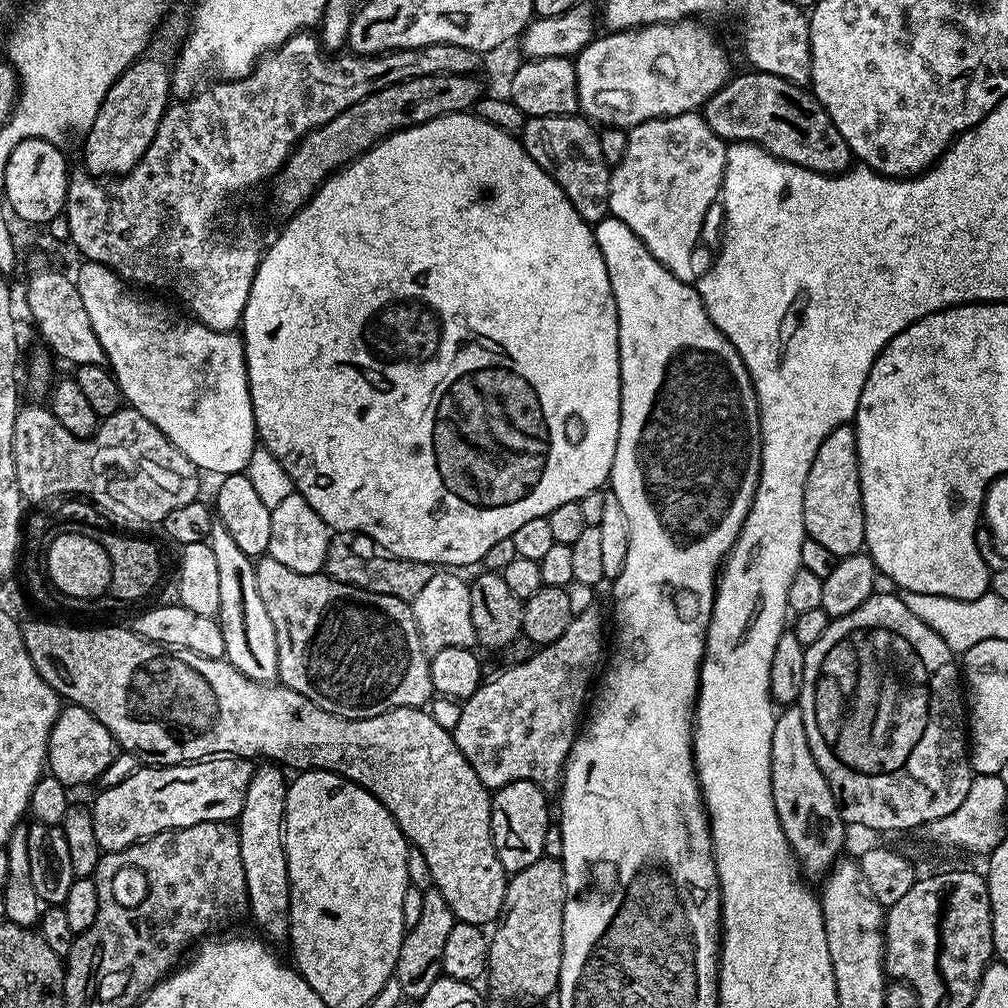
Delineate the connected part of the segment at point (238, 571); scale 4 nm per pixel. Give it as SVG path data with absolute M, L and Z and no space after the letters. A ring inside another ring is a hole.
M218 522L213 523L206 541L210 550L214 550L214 559L218 565L219 601L216 621L220 623L222 630L222 642L224 643L223 659L230 661L242 674L246 674L251 680L272 682L277 679L275 655L263 656L252 649L252 640L248 637L248 604L244 599L250 596L249 589L256 582L256 565L253 557L242 554L230 538L230 530ZM248 588L248 592L246 589Z

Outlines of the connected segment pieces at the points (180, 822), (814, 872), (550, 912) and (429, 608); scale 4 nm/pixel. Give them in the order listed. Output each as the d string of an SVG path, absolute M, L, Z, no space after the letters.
M218 756L207 760L197 760L190 764L170 764L167 766L140 766L125 778L124 781L116 786L110 786L103 789L99 794L100 797L90 804L92 809L92 817L94 818L94 834L98 837L98 846L104 852L117 852L123 848L129 848L131 844L137 844L139 840L145 840L147 836L153 836L159 832L165 832L171 828L185 828L186 826L194 826L198 822L214 822L215 820L235 821L240 815L242 806L246 802L246 790L250 786L250 780L254 771L254 764L251 759L242 756Z
M785 707L777 715L774 734L770 738L770 754L772 793L778 822L786 834L788 845L792 847L801 873L805 877L823 878L841 859L846 825L822 770L818 770L818 762L814 762L814 754L810 754L810 738L806 738L806 722L802 722L800 707Z
M542 858L509 879L500 929L493 931L488 941L486 981L498 999L536 1004L559 989L565 906L566 874L560 860Z
M440 570L433 574L418 598L411 600L410 607L425 652L431 654L450 646L470 649L477 647L474 618L470 618L470 584L455 571Z

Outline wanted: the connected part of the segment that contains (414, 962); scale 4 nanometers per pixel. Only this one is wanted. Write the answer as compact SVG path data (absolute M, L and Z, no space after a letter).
M434 886L424 892L422 911L418 923L413 928L407 929L404 941L398 950L398 962L394 978L398 986L402 986L403 999L419 1002L434 986L434 982L442 975L442 953L446 947L446 938L450 930L454 930L457 919L450 910L446 898L442 898L440 891Z

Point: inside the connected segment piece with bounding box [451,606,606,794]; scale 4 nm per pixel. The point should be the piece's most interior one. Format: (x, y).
(521, 725)

